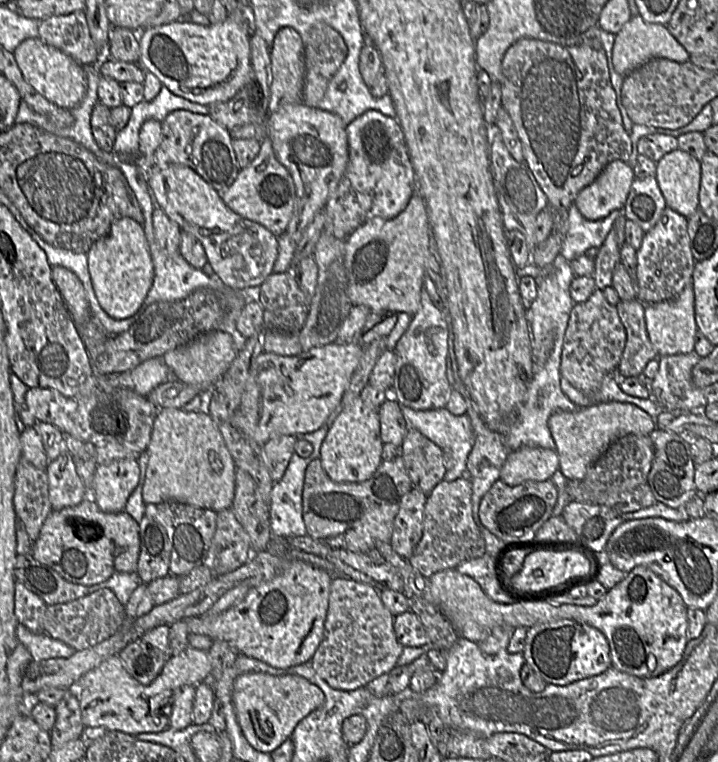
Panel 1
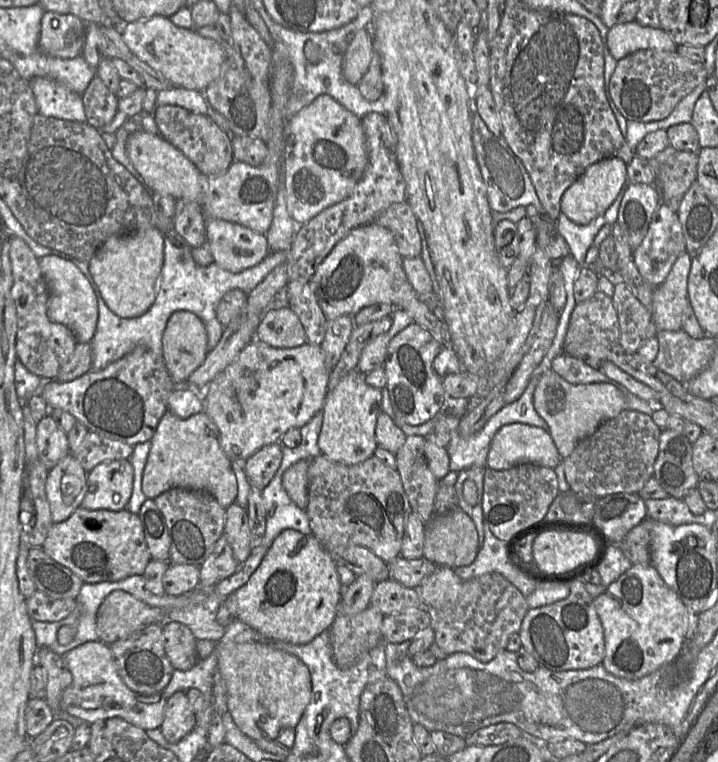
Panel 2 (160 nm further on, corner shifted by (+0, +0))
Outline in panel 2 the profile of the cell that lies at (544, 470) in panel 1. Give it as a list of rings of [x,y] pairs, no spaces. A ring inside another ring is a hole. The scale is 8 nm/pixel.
[[[523,423],[504,425],[492,439],[487,466],[493,470],[507,470],[523,463],[554,469],[561,463],[561,456],[549,431]]]

